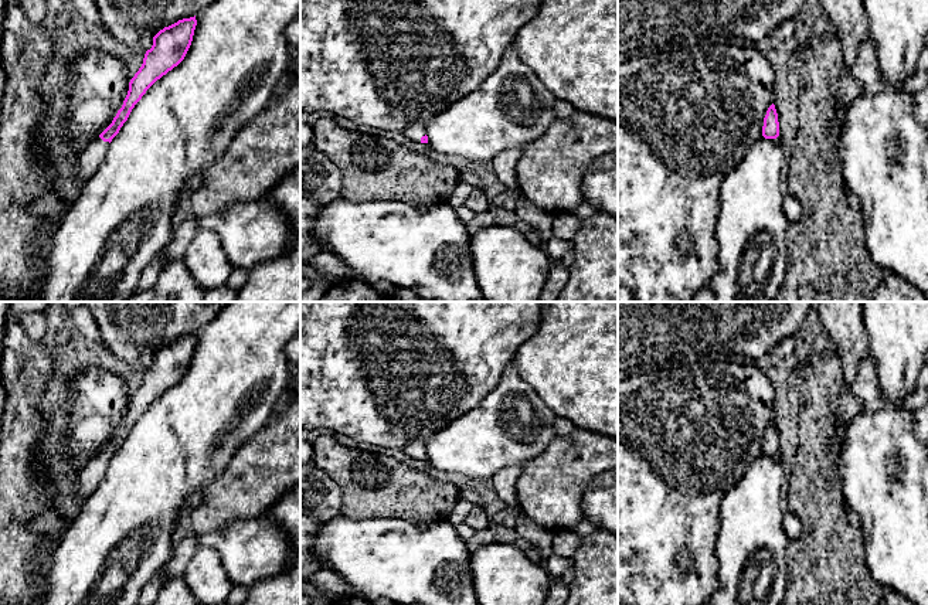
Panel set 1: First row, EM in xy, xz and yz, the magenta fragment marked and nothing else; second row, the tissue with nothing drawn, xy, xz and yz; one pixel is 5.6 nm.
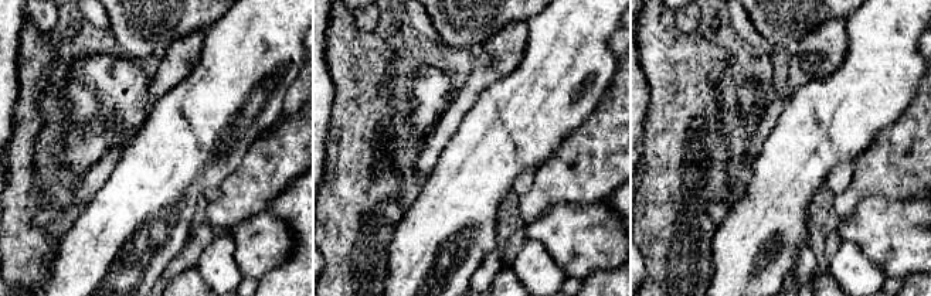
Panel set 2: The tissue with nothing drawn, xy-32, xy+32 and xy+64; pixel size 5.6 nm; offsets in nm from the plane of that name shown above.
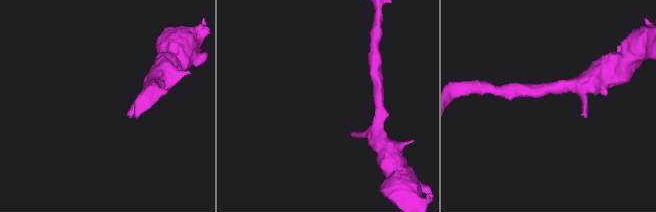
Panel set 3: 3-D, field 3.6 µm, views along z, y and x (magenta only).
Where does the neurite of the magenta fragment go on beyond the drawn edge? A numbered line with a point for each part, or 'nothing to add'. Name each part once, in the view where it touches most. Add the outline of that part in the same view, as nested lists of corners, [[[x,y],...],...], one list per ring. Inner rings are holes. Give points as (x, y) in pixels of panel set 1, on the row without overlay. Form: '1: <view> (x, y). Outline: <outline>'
1: xy (91, 475). Outline: [[[99,453],[92,456],[82,468],[77,486],[77,497],[79,500],[88,499],[91,493],[103,479],[109,466],[109,459],[103,459]]]

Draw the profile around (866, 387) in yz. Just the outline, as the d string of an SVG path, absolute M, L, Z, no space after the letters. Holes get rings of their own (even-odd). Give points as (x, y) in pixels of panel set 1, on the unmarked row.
M870 353L860 361L851 390L863 404L881 398L876 361Z

